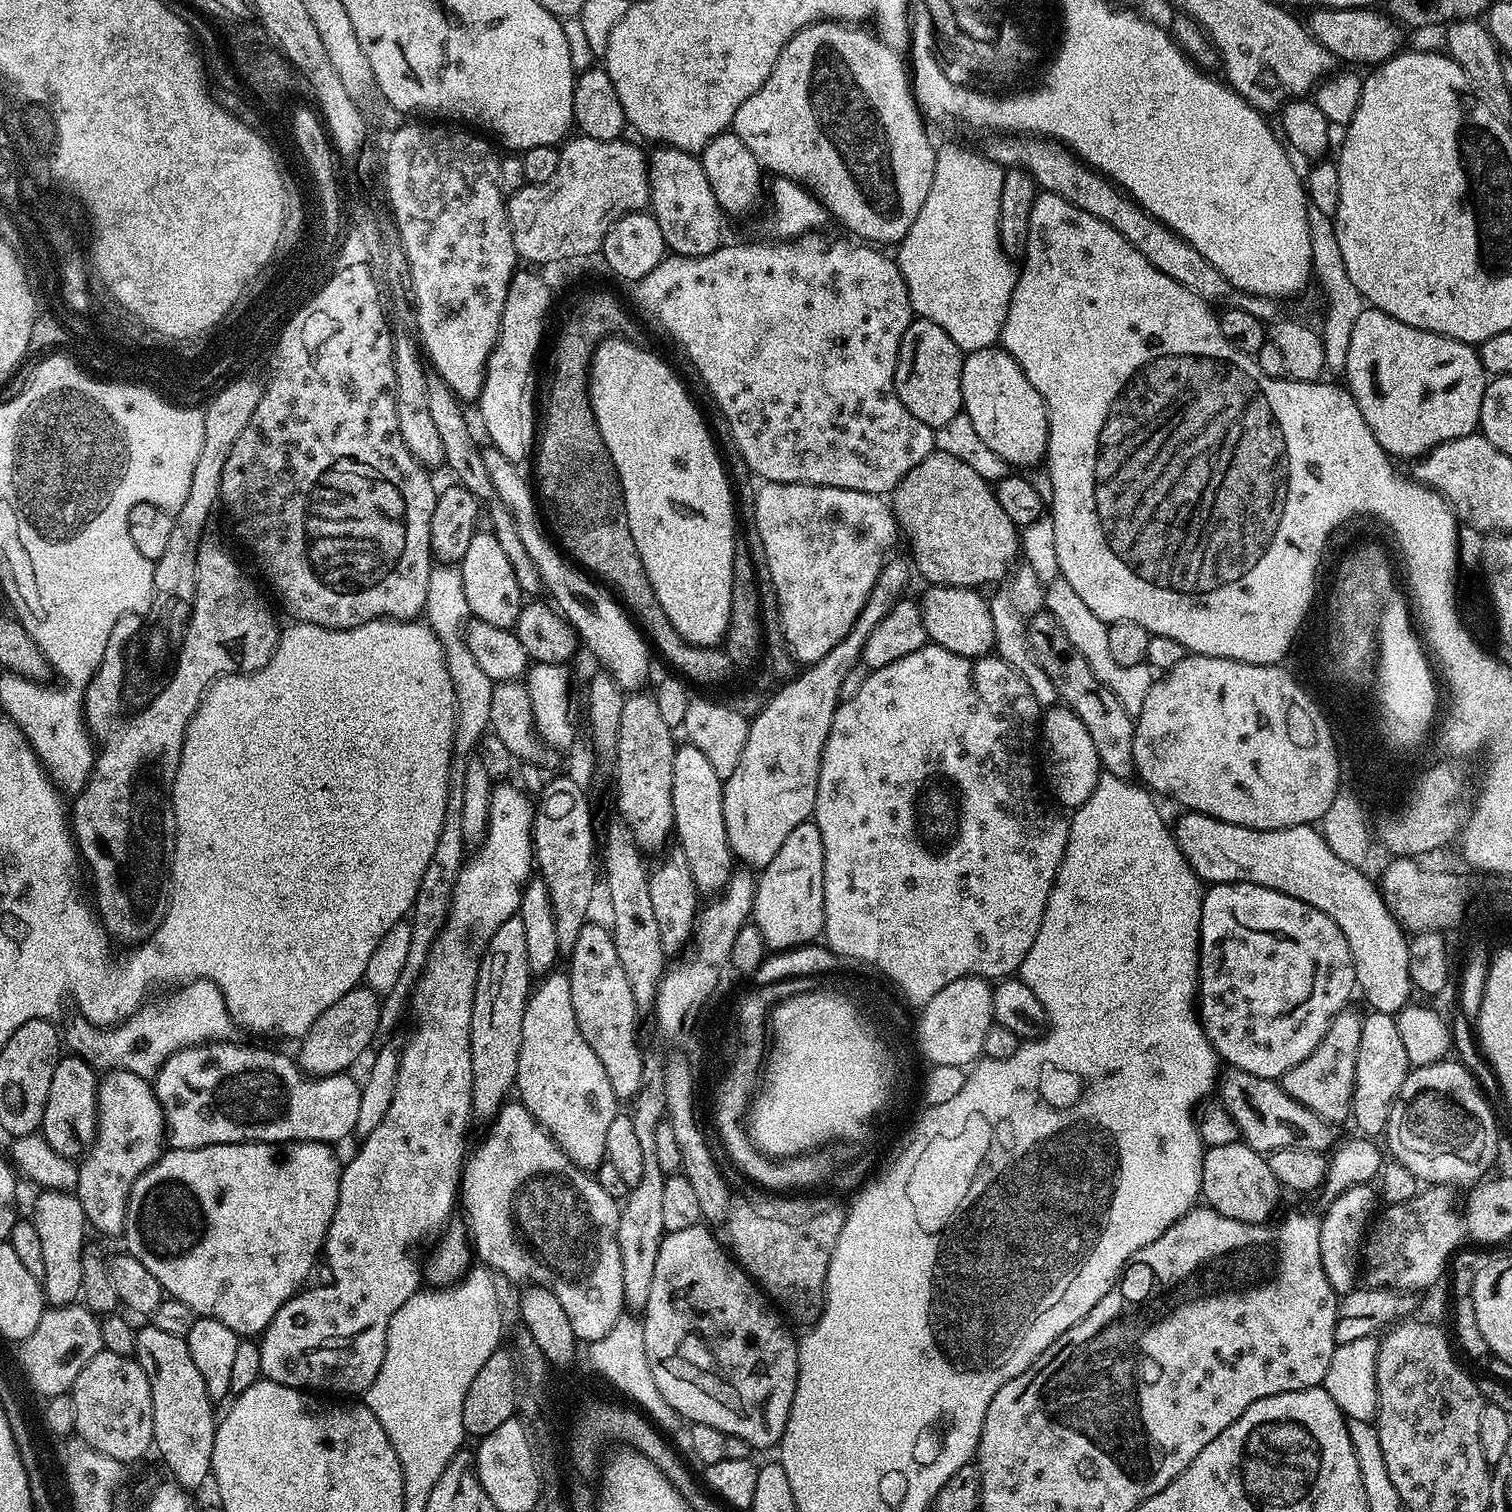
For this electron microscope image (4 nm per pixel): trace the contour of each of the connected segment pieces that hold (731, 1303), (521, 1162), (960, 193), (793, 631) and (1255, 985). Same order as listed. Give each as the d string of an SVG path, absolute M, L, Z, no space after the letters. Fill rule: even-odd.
M699 1222L688 1229L667 1233L664 1241L660 1243L658 1262L654 1266L654 1283L650 1286L650 1298L642 1313L650 1374L654 1374L654 1382L658 1382L658 1390L662 1390L662 1398L666 1398L666 1402L670 1402L672 1409L685 1421L714 1426L714 1430L722 1430L725 1436L746 1438L746 1442L756 1450L775 1449L786 1430L786 1422L790 1418L790 1406L794 1402L794 1390L798 1382L798 1340L795 1335L792 1337L791 1330L784 1325L785 1317L778 1311L777 1305L764 1295L756 1281L729 1255L718 1236L716 1241L716 1236L711 1231L715 1232L711 1227Z
M505 1102L487 1128L488 1133L481 1138L480 1145L473 1152L471 1149L465 1159L458 1193L462 1208L464 1204L463 1219L475 1259L493 1273L504 1272L512 1284L550 1285L562 1310L566 1310L566 1318L570 1318L577 1341L591 1342L602 1338L626 1312L622 1254L618 1250L621 1205L602 1190L591 1171L579 1168L554 1143L552 1135L523 1104Z
M948 144L945 148L942 146L936 148L936 165L934 166L934 182L930 182L930 194L926 194L926 202L922 202L922 210L918 210L918 218L914 218L914 226L910 226L910 230L904 235L904 239L898 245L898 251L895 253L894 259L900 265L900 273L906 282L906 290L910 294L910 302L912 303L912 311L919 319L929 320L938 326L942 326L942 330L946 330L946 334L950 334L950 338L954 338L954 342L960 348L961 353L967 354L974 350L982 350L983 348L993 347L1000 339L1000 331L1006 322L1006 314L1010 306L1010 298L1014 294L1014 286L1016 285L1017 269L1012 269L1013 261L1002 250L1000 239L998 238L998 230L996 229L996 205L998 203L998 166L994 161L989 160L987 155L971 152L968 148L959 148L956 144Z
M761 483L756 493L756 508L758 529L762 534L767 565L770 566L771 577L778 594L782 630L785 634L788 651L801 665L816 664L822 658L826 658L826 654L830 654L830 650L834 650L834 646L838 646L838 642L842 642L842 638L846 638L846 634L850 634L858 614L862 614L862 606L866 606L866 598L870 598L870 592L874 590L874 582L878 582L878 574L884 569L885 560L889 559L891 552L888 551L891 550L896 536L898 538L895 514L889 501L883 495L874 492L859 492L858 490L842 490L834 486L818 486L817 484Z
M1213 884L1205 891L1200 915L1200 962L1198 965L1198 1015L1200 1025L1210 1042L1210 1046L1225 1065L1239 1068L1258 1078L1279 1081L1298 1062L1305 1060L1322 1042L1322 1034L1330 1026L1330 1022L1340 1012L1349 1007L1348 999L1357 991L1354 958L1342 930L1322 910L1310 906L1306 902L1298 902L1298 898L1290 898L1290 894L1282 894L1278 890L1270 890L1257 884Z

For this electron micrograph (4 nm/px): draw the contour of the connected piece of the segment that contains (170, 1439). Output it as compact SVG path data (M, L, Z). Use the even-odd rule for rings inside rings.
M153 1326L139 1329L136 1332L136 1350L134 1359L146 1370L146 1378L150 1382L150 1398L152 1399L152 1421L154 1434L152 1442L154 1452L164 1459L173 1481L185 1490L200 1488L209 1483L212 1475L212 1455L214 1454L214 1438L218 1423L218 1412L215 1412L214 1402L206 1390L206 1382L202 1378L198 1366L194 1366L194 1358L190 1358L190 1350L185 1337L175 1336Z

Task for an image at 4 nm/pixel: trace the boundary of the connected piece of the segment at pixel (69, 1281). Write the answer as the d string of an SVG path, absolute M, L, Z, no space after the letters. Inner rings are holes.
M44 1190L40 1194L32 1204L30 1219L42 1242L42 1259L46 1265L46 1274L42 1281L44 1298L52 1306L74 1304L81 1299L82 1262L86 1247L84 1211L80 1199L71 1191Z

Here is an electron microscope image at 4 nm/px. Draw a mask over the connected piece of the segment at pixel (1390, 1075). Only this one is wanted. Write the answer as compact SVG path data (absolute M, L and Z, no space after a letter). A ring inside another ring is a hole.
M1369 1011L1362 1019L1362 1034L1358 1038L1358 1064L1354 1066L1354 1096L1352 1098L1351 1123L1356 1123L1357 1133L1368 1138L1379 1137L1390 1118L1392 1103L1396 1100L1398 1090L1402 1090L1402 1082L1406 1082L1410 1065L1406 1058L1406 1050L1402 1038L1398 1034L1395 1015L1391 1012Z

